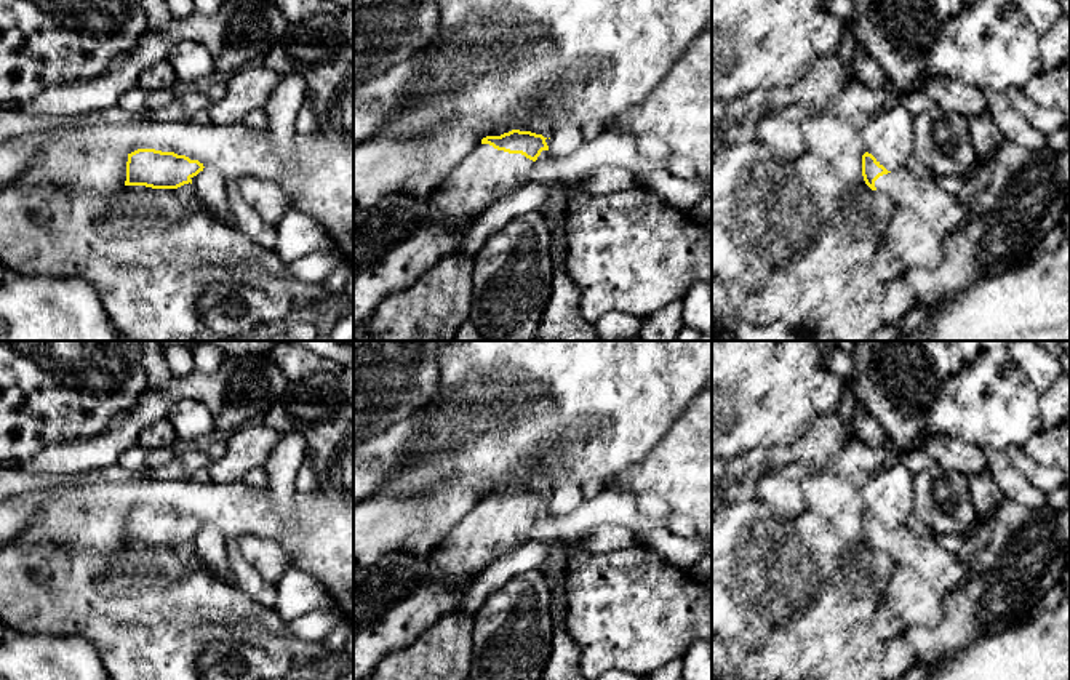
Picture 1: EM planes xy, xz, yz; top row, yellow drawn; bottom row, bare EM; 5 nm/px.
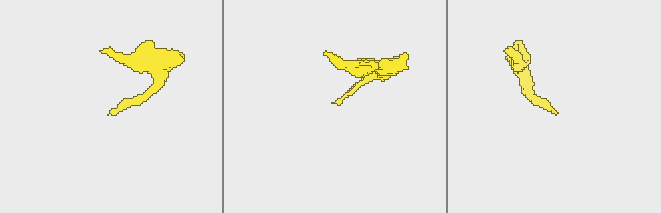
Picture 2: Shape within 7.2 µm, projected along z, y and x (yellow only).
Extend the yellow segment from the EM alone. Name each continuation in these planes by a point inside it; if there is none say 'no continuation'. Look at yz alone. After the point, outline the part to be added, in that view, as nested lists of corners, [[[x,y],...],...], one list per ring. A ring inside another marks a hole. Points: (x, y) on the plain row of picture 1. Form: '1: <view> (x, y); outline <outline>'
1: yz (922, 554); outline [[[904,525],[880,534],[875,546],[884,550],[897,566],[908,566],[924,581],[944,590],[961,587],[968,579],[968,568],[958,554],[940,547],[934,533],[916,536]]]

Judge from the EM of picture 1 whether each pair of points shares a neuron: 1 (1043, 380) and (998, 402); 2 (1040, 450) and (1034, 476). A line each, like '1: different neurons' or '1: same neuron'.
1: different neurons
2: different neurons

